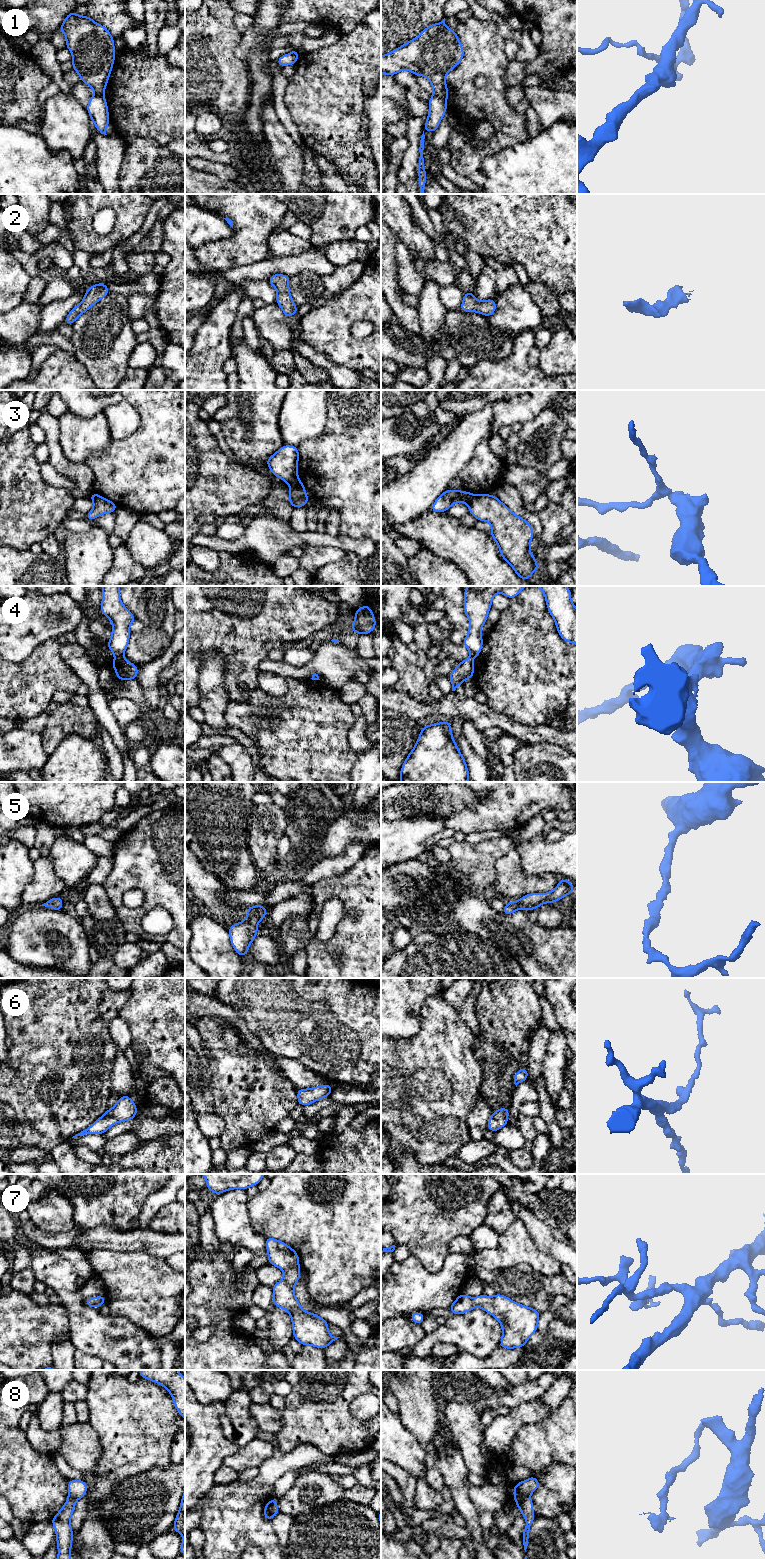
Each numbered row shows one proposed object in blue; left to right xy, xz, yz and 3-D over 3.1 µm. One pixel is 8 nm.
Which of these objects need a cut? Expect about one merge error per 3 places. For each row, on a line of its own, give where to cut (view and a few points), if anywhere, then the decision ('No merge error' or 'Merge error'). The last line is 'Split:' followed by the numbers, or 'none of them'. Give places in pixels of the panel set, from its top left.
1: Split along yz (433, 94), (445, 100). Merge error
2: No split. No merge error
3: Split along xz (297, 478), (289, 484). Merge error
4: Split along xy (121, 656), (116, 658). Merge error
5: No split. No merge error
6: No split. No merge error
7: No split. No merge error
8: Split along yz (528, 1496), (519, 1507). Merge error
Split: 1, 3, 4, 8

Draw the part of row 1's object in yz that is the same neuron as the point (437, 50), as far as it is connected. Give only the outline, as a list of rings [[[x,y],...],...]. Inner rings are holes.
[[[444,18],[440,23],[432,24],[422,30],[418,37],[381,56],[381,73],[394,76],[399,71],[409,70],[415,76],[422,75],[432,84],[433,95],[447,100],[449,91],[445,76],[460,63],[463,57],[464,49],[461,42],[454,30],[446,28]]]

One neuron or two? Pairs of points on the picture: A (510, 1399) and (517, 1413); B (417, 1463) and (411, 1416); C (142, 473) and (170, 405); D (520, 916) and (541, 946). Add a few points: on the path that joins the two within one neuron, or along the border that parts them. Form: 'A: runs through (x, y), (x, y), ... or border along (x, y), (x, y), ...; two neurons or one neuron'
A: border along (537, 1399), (524, 1402), (511, 1410); two neurons
B: border along (400, 1417), (403, 1425), (425, 1450); two neurons
C: runs through (159, 456), (170, 445), (170, 422); one neuron
D: runs through (521, 923), (534, 939); one neuron

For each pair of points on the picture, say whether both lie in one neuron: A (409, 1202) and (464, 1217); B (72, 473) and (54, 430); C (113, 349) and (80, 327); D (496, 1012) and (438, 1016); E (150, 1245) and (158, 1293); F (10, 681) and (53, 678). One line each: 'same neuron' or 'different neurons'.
A: same neuron
B: same neuron
C: same neuron
D: different neurons
E: different neurons
F: same neuron

